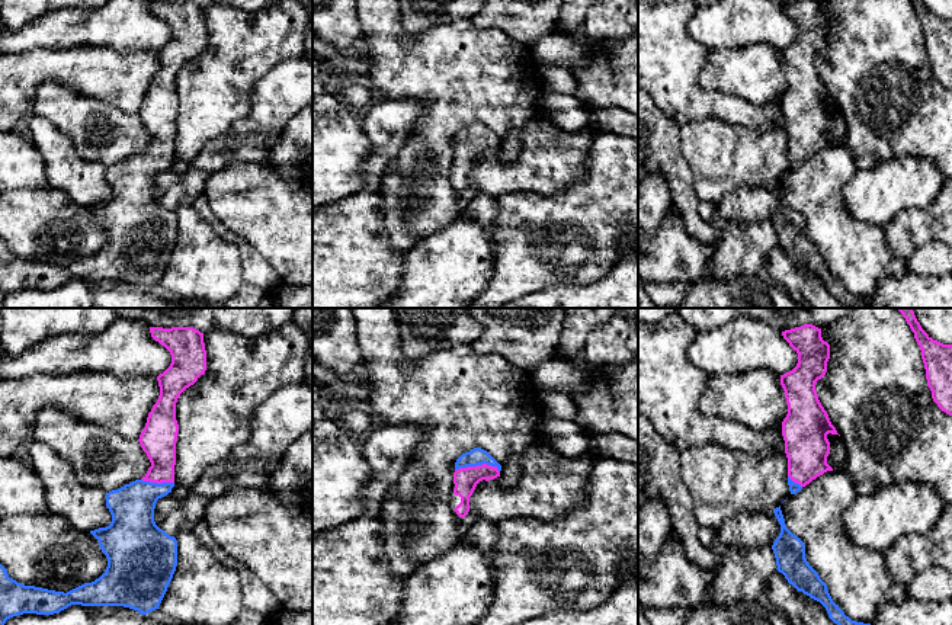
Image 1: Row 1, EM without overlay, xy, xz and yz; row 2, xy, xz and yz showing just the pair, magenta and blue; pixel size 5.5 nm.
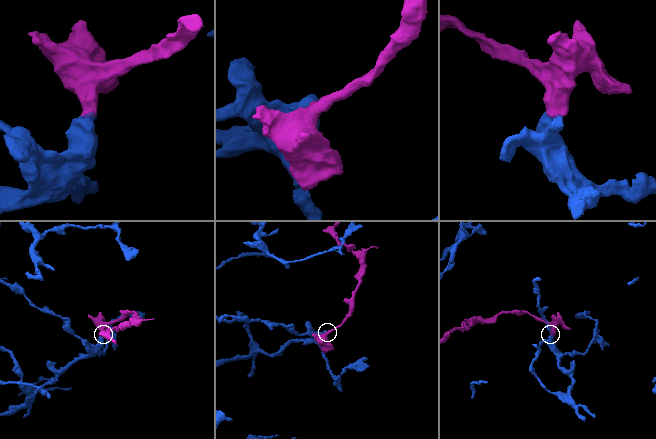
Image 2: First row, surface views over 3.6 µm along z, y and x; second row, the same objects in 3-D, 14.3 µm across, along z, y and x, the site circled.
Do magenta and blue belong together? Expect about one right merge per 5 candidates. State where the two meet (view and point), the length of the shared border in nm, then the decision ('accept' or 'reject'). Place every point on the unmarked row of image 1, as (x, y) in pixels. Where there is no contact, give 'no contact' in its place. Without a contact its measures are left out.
meets magenta in xz at (477, 140); contact 240 nm long; accept

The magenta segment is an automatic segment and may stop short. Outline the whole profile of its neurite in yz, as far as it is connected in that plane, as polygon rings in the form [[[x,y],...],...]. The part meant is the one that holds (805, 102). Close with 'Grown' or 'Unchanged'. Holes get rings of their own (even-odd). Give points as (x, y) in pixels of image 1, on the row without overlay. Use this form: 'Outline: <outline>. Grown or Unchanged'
Outline: [[[801,0],[782,6],[783,13],[798,28],[796,41],[780,49],[780,60],[785,65],[788,89],[782,96],[782,110],[788,132],[788,160],[791,169],[796,169],[802,161],[833,142],[827,138],[830,116],[827,109],[839,109],[831,99],[827,86],[821,80],[815,58],[827,47],[830,33],[830,19],[823,15],[821,3],[815,0]]]. Grown

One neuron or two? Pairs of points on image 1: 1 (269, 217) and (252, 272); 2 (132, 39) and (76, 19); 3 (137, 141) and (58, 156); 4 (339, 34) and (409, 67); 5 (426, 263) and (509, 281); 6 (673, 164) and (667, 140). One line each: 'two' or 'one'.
1: two
2: one
3: two
4: two
5: two
6: one

